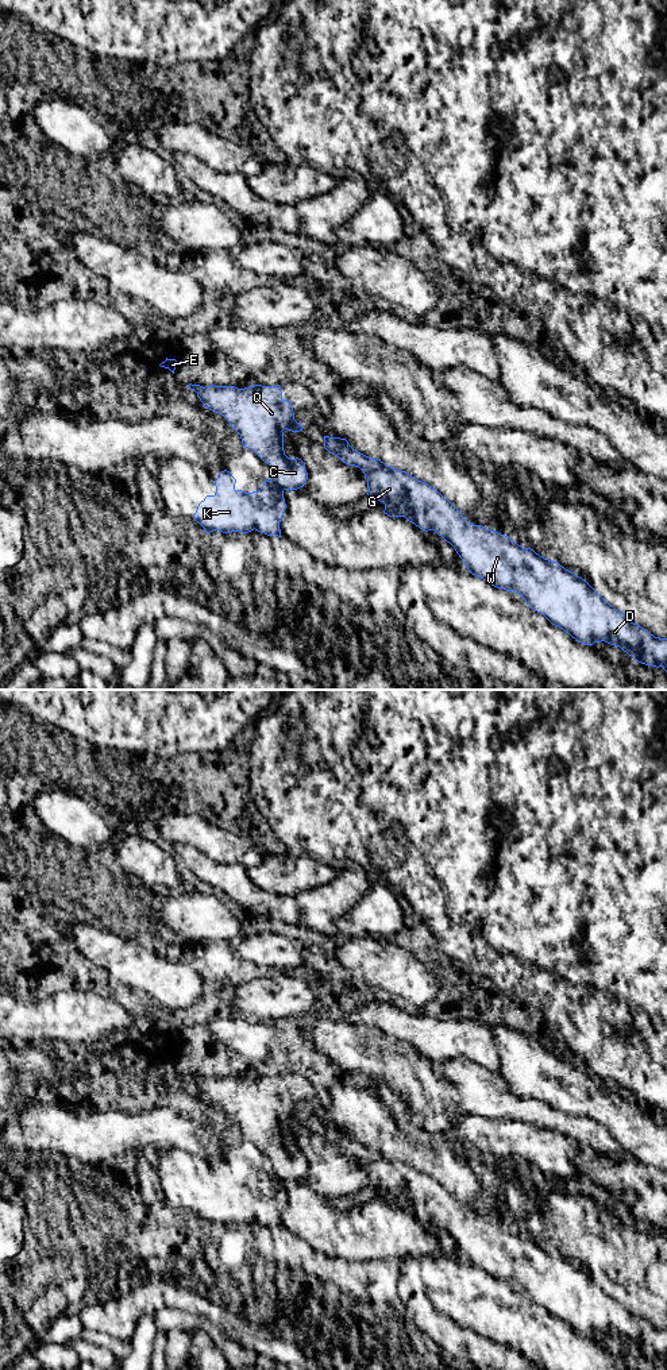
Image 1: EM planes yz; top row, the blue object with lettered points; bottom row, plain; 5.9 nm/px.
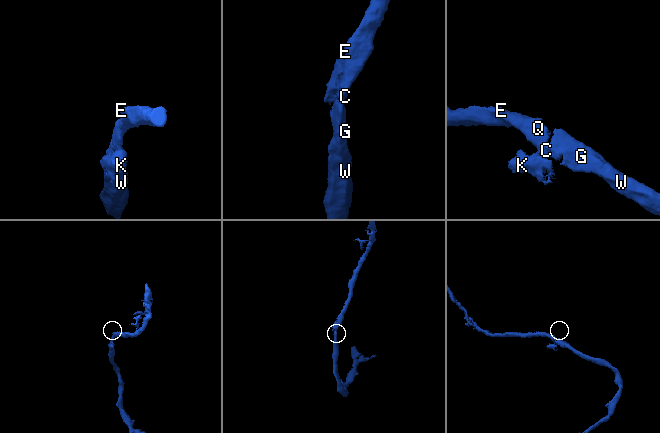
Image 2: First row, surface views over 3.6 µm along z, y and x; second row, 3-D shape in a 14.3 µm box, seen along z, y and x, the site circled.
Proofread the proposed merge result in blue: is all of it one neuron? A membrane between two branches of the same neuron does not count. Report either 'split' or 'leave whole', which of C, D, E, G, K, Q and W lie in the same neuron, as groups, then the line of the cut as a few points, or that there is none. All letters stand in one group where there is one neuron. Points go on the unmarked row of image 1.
split; groups C D E G Q W / K; cut yz (272, 1169), (284, 1180)

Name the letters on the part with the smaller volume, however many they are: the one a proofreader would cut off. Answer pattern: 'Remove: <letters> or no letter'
Remove: K

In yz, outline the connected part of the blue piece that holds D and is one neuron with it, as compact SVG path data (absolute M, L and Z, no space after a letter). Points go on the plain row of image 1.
M324 1127L324 1139L348 1157L359 1158L367 1172L367 1188L385 1195L383 1204L405 1208L409 1213L428 1223L435 1222L450 1234L469 1263L482 1269L497 1280L514 1282L552 1316L559 1317L585 1336L605 1332L620 1338L636 1352L662 1358L667 1363L667 1330L659 1330L647 1320L631 1313L621 1303L609 1296L586 1271L562 1258L558 1253L544 1250L531 1239L523 1239L509 1227L470 1215L458 1200L436 1180L417 1172L405 1162L371 1150L354 1141L346 1130Z

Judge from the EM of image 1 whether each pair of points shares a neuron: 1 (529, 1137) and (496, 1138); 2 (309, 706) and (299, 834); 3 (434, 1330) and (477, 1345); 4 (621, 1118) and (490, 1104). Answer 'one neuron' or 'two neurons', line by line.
1: one neuron
2: one neuron
3: one neuron
4: two neurons

